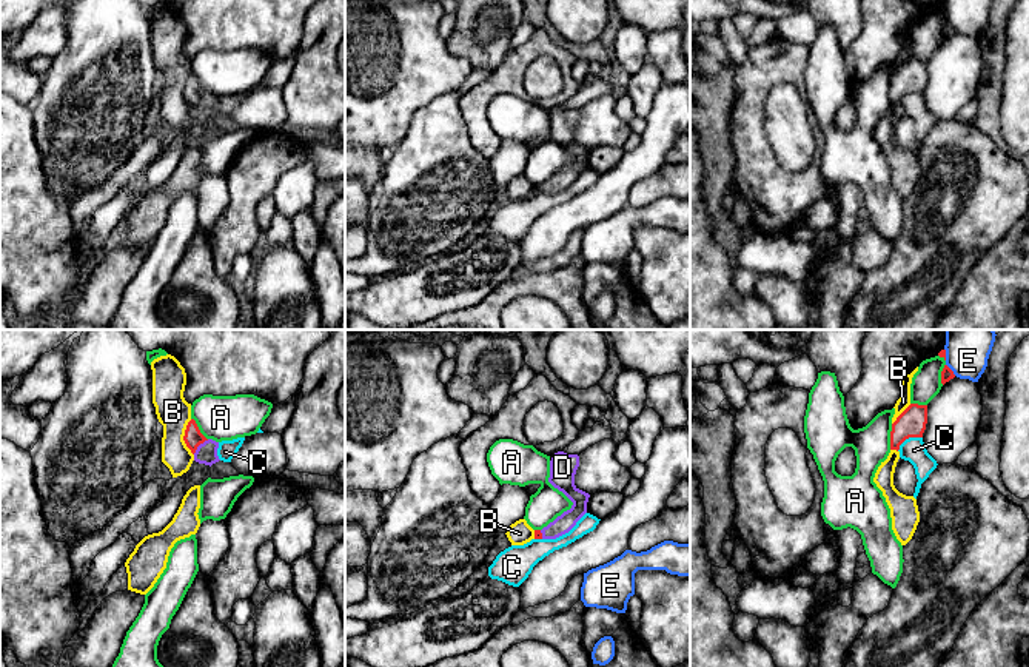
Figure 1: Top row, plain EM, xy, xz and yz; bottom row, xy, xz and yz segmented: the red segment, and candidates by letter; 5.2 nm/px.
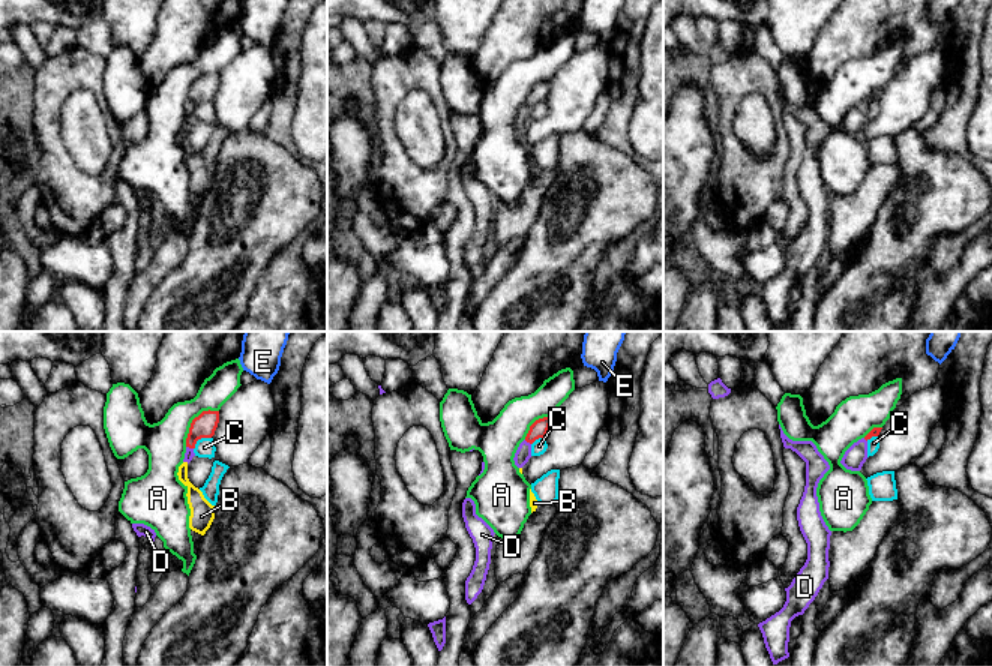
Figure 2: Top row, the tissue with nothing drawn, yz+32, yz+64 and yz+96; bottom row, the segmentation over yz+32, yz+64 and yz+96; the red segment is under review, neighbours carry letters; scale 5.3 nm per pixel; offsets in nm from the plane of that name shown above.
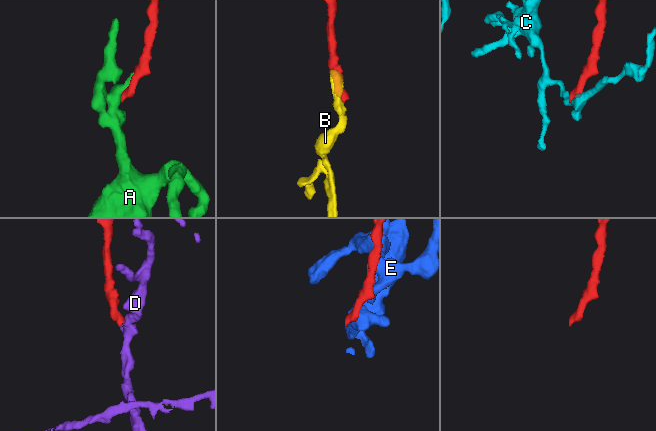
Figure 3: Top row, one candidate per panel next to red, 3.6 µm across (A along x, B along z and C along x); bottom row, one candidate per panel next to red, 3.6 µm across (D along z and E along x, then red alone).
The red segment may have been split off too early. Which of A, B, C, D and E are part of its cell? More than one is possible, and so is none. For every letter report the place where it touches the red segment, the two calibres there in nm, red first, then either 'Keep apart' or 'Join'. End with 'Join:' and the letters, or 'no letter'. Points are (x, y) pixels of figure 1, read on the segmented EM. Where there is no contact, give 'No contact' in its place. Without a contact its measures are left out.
A: Touches red at yz (891, 436). Thickness 150 nm (red) against 190 nm. Keep apart
B: Touches red at xy (184, 438). Thickness 100 nm (red) against 180 nm. Keep apart
C: Touches red at yz (908, 438). Thickness 150 nm (red) against 130 nm. Keep apart
D: Touches red at xy (199, 444). Thickness 100 nm (red) against 110 nm. Join
E: Touches red at yz (951, 370). Thickness 60 nm (red) against 260 nm. Keep apart
Join: D

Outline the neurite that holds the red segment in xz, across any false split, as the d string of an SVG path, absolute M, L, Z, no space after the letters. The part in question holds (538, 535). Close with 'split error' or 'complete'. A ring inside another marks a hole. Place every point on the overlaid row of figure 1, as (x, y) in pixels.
M564 451L553 454L550 461L548 482L562 491L573 502L573 505L542 530L535 530L535 539L556 539L568 533L587 513L587 502L590 494L575 485L575 474L578 467L578 454L567 454Z; split error

